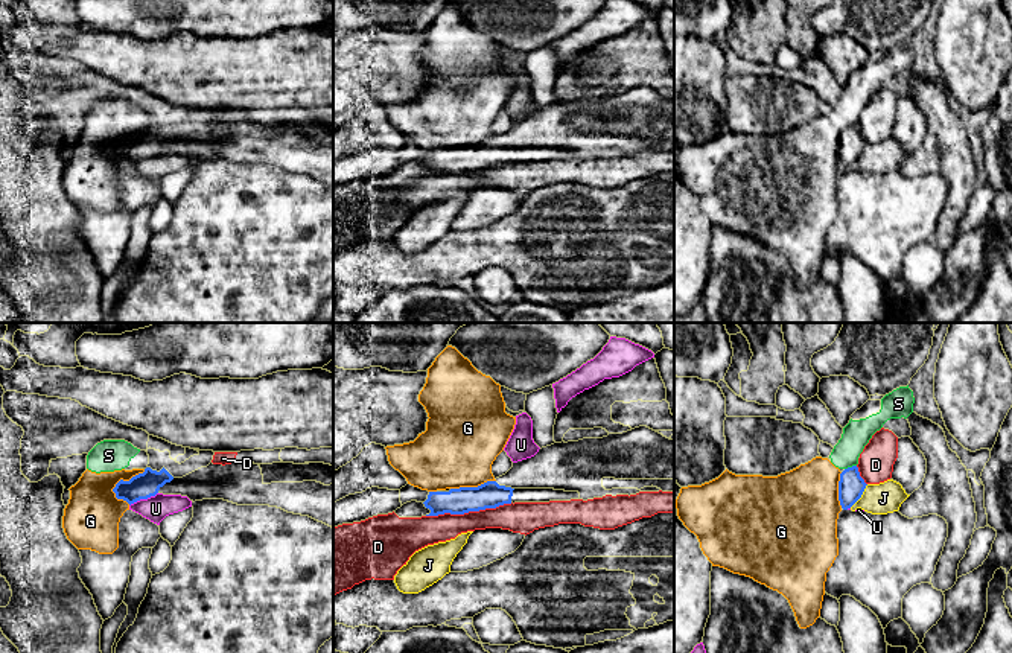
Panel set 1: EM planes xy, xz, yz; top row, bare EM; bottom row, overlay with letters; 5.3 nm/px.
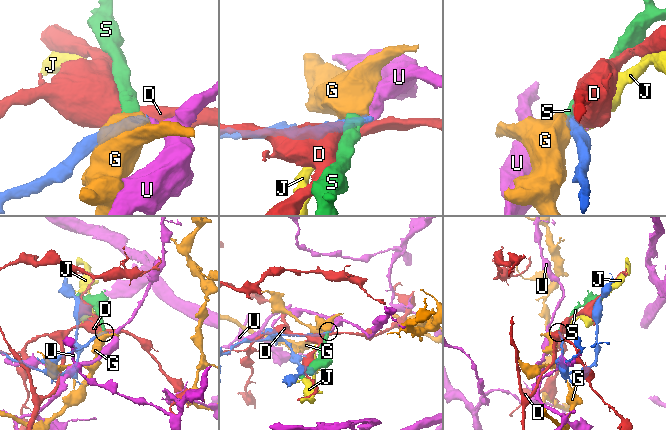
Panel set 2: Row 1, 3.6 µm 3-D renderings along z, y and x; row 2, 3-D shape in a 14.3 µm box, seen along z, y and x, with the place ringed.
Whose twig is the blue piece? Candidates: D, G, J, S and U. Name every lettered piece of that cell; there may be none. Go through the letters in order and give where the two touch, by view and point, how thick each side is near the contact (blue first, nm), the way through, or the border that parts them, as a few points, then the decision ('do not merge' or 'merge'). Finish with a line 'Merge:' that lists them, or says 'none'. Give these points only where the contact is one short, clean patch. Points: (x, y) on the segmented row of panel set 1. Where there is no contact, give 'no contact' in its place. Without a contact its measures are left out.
D: contact xz (469, 510); calibres 140 and 160 nm; do not merge
G: contact xy (122, 480); calibres 140 and 300 nm; do not merge
J: contact yz (860, 496); calibres 140 and 170 nm; do not merge
S: contact yz (849, 468); calibres 140 and 150 nm; do not merge
U: contact xy (143, 498); calibres 140 and 140 nm; do not merge
Merge: none

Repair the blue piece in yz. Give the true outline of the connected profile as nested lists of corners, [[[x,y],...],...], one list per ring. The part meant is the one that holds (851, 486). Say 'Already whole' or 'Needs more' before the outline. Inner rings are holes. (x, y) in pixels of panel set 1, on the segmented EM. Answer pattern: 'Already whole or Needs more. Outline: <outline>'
Already whole. Outline: [[[852,466],[840,473],[839,501],[843,510],[851,508],[866,489],[864,479],[860,476],[858,467]]]

